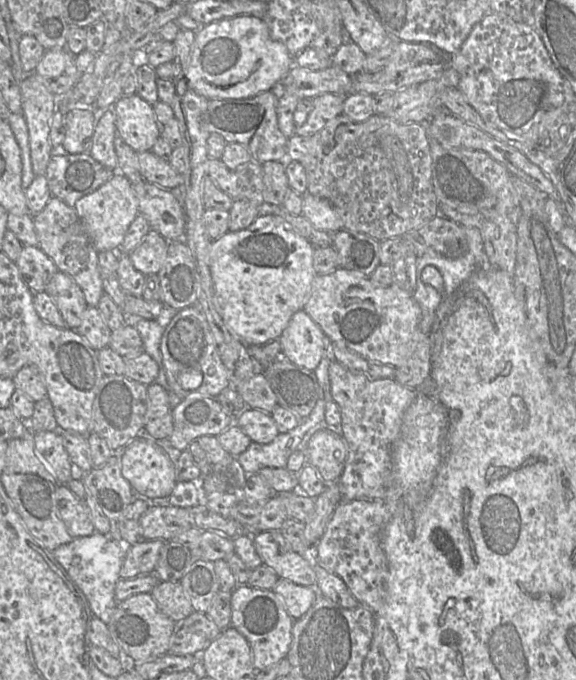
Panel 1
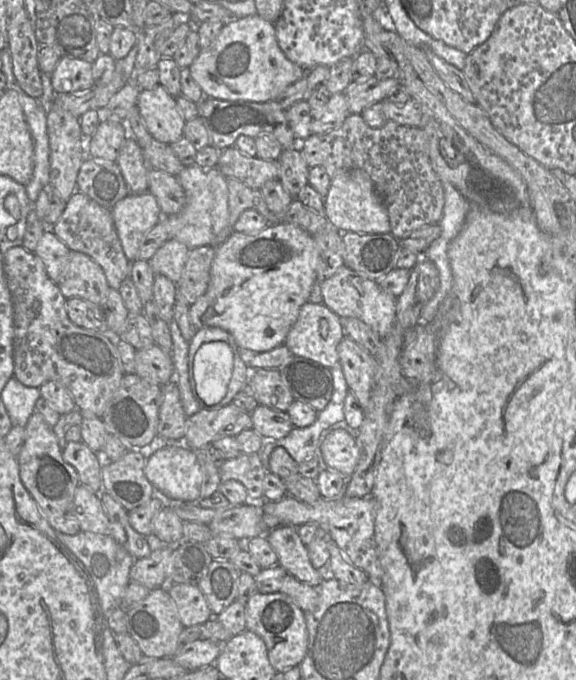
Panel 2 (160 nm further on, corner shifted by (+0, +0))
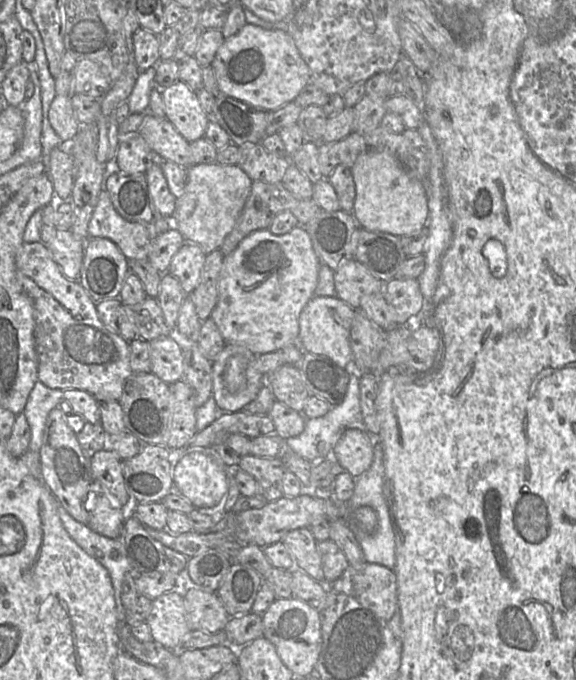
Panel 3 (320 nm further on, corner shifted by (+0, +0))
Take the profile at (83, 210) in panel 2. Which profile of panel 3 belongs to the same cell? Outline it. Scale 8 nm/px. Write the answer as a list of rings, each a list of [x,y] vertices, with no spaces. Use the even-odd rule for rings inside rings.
[[[102,190],[98,196],[97,204],[95,205],[92,217],[88,225],[88,237],[100,237],[111,240],[117,245],[117,247],[129,261],[135,259],[145,259],[153,240],[147,225],[142,225],[137,222],[130,222],[124,219],[115,210],[106,190]]]

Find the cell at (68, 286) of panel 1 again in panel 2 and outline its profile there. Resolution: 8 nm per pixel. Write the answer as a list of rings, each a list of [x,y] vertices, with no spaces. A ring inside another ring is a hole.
[[[71,251],[65,263],[64,276],[57,284],[66,299],[81,298],[100,304],[110,287],[102,268],[88,255]]]

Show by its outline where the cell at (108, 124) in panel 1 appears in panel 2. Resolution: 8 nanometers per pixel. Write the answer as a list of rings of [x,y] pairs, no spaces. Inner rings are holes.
[[[127,137],[116,160],[131,193],[148,192],[148,167],[135,140]]]

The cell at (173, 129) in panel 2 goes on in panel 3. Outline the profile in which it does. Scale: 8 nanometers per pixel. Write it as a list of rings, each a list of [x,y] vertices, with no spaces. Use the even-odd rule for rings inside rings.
[[[178,81],[161,90],[164,117],[190,143],[204,138],[209,116],[202,110],[196,93]]]

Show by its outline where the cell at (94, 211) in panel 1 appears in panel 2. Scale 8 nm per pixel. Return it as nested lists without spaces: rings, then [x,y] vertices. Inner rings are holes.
[[[149,192],[130,193],[110,212],[126,257],[130,261],[137,260],[144,238],[163,218],[156,198]]]

